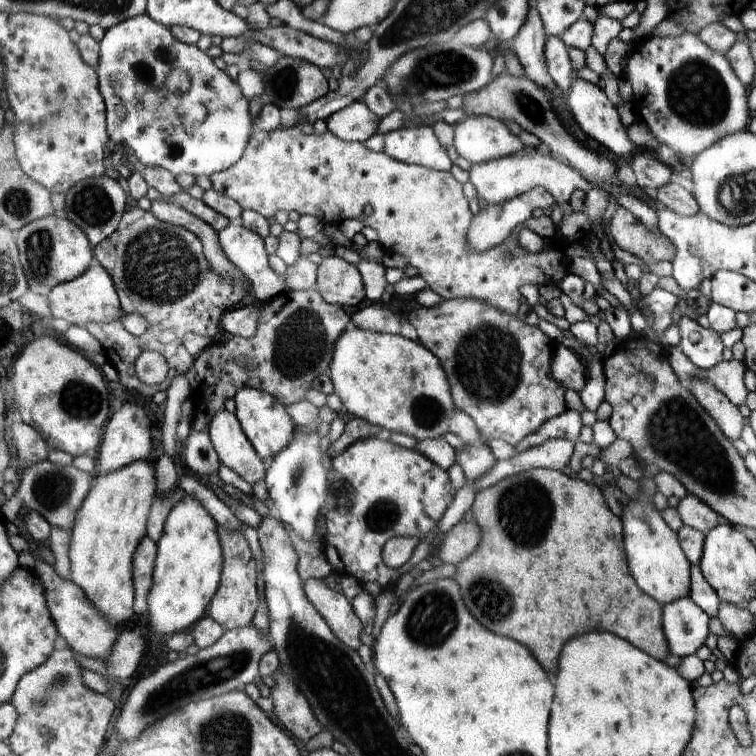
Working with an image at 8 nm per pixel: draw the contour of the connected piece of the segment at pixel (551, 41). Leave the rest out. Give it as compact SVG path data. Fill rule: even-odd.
M548 36L544 50L548 72L566 97L571 87L570 74L572 74L568 48L560 36Z

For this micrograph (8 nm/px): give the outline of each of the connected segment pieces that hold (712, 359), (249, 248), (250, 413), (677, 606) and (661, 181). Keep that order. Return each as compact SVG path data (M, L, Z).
M690 317L682 318L678 328L681 334L678 347L696 366L709 369L723 361L724 345L716 331L702 327Z
M230 224L217 233L226 258L258 290L254 294L258 301L268 303L273 298L280 296L284 290L288 290L284 276L281 277L270 268L269 254L266 252L264 239L257 232L248 230L244 225Z
M248 387L241 388L233 398L236 403L235 417L261 459L274 457L290 444L296 425L277 398L263 390Z
M689 596L661 605L662 624L672 655L694 655L708 638L710 617Z
M634 152L628 158L630 168L636 176L636 186L653 193L657 188L666 186L670 182L671 168L658 162L650 154Z

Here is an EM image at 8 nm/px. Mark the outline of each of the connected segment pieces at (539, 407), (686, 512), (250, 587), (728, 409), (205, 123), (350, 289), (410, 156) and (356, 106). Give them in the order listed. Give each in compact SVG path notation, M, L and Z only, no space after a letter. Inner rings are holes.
M450 299L434 308L413 310L408 316L408 322L416 328L418 342L436 354L442 362L451 384L455 408L474 419L484 442L502 439L516 445L545 420L568 410L564 401L566 389L549 376L549 358L556 342L544 334L542 329L518 319L516 314L502 312L476 299Z
M687 493L684 498L681 498L675 509L684 525L699 530L704 536L710 532L710 529L726 523L724 517L715 513L705 502L692 493Z
M217 524L217 533L223 552L223 567L218 590L210 599L206 614L212 617L225 631L247 627L254 618L258 606L256 592L256 560L240 531L226 531Z
M693 381L689 391L713 418L726 438L729 438L730 442L736 442L744 428L744 417L738 407L717 388L705 381Z
M146 14L126 19L124 22L118 23L116 26L108 29L99 42L99 53L100 60L98 61L95 71L97 72L99 80L99 91L106 107L106 130L110 140L116 143L119 149L128 149L144 166L162 167L168 170L168 172L171 172L175 177L179 174L191 174L195 177L204 175L209 177L211 174L230 168L235 162L239 161L239 158L242 158L246 145L250 140L252 130L255 128L251 114L249 113L249 102L243 95L238 83L234 82L225 71L218 69L218 67L214 65L214 59L211 59L204 51L199 50L194 45L180 42L177 38L174 38L174 35L167 26L157 23L152 17ZM174 68L182 68L182 70L186 70L186 74L190 76L190 92L188 92L184 98L178 96L178 94L172 94L170 90L166 90L166 82L164 82L164 80L166 80L166 76L168 76Z
M327 251L317 267L314 288L326 302L342 307L356 306L364 300L364 283L356 265Z
M428 126L400 127L384 135L384 152L393 159L437 171L450 171L453 162Z
M363 100L338 110L326 119L327 129L346 142L364 143L374 136L379 120Z

